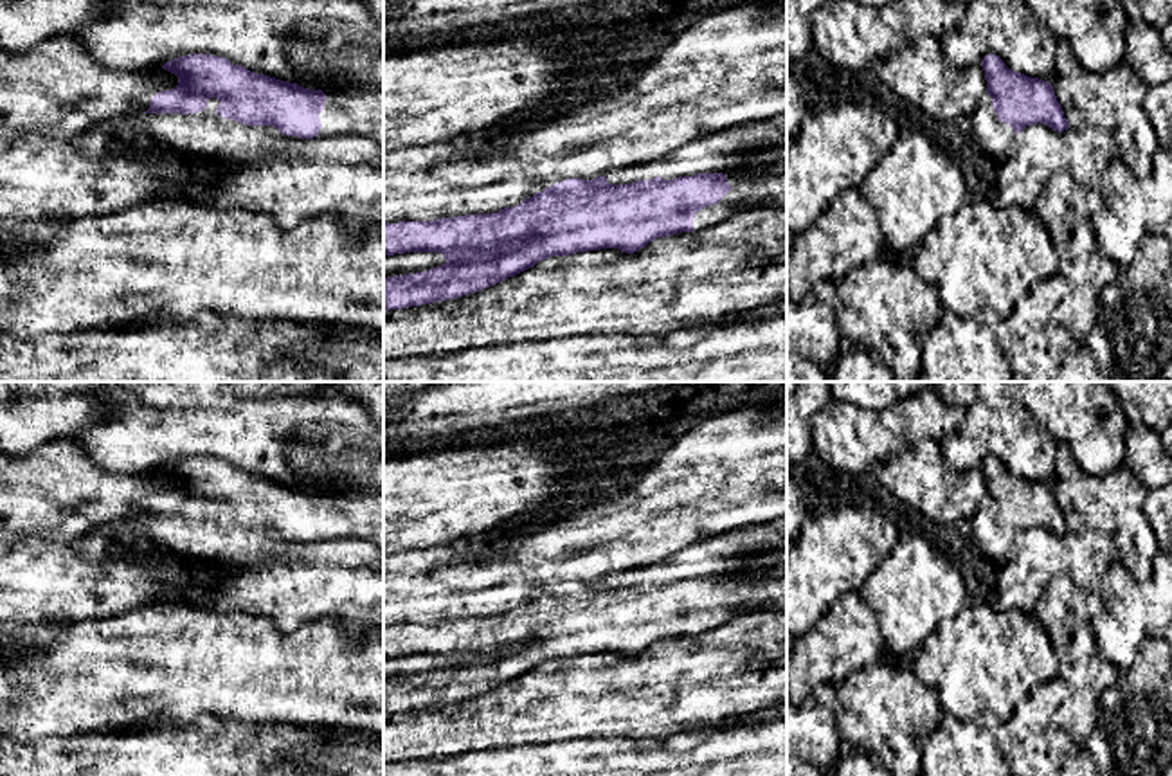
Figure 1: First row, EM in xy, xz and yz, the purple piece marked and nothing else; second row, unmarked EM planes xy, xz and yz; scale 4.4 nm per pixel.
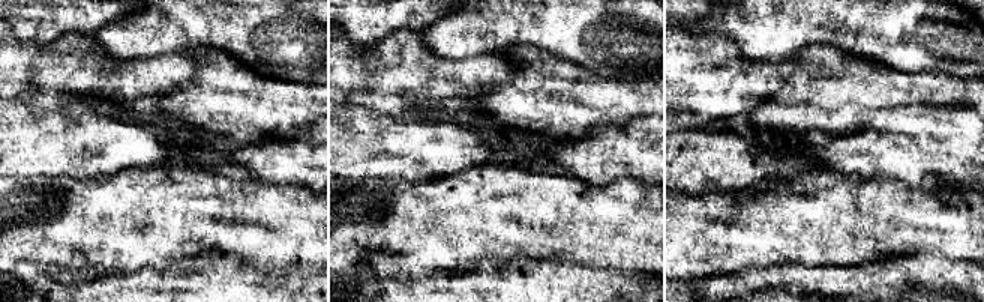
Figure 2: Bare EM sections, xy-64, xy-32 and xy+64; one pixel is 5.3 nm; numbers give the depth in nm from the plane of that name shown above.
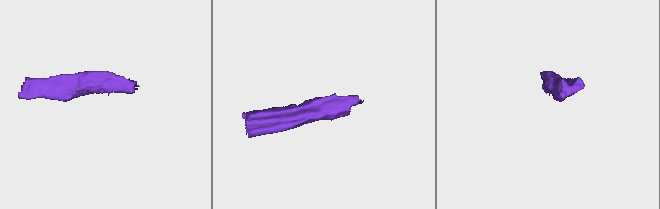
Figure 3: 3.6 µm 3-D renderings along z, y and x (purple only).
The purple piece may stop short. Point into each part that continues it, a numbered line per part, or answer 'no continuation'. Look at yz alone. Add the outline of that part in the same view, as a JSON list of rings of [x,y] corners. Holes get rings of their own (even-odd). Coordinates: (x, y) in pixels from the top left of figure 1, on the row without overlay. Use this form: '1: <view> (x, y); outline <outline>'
1: yz (996, 542); outline [[[985,497],[970,517],[974,540],[981,553],[999,567],[1010,558],[1015,537],[1010,528],[997,522],[992,501]]]

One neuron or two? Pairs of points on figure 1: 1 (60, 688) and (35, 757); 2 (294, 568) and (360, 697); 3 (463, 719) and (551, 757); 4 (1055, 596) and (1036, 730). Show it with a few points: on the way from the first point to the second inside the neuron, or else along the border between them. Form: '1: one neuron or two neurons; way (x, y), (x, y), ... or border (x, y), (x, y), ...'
1: two neurons; border (81, 733), (51, 735), (36, 740)
2: two neurons; border (279, 625), (294, 631), (333, 620), (360, 634)
3: two neurons; border (566, 739), (481, 746)
4: two neurons; border (1059, 676), (1064, 683), (1064, 699), (1050, 719)

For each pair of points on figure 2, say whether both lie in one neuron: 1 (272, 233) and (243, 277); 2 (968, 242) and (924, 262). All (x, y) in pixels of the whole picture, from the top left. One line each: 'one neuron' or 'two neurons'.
1: two neurons
2: two neurons

